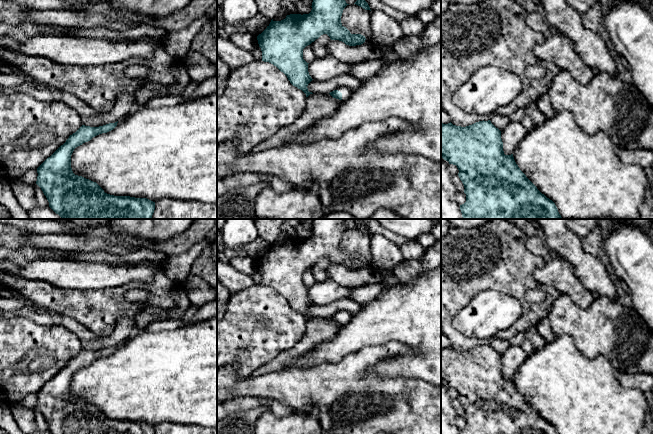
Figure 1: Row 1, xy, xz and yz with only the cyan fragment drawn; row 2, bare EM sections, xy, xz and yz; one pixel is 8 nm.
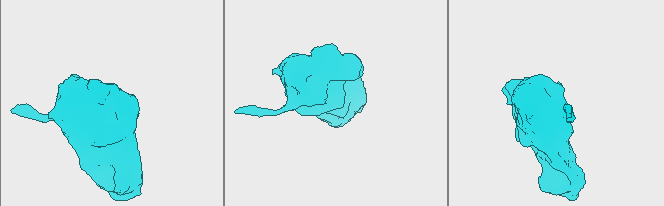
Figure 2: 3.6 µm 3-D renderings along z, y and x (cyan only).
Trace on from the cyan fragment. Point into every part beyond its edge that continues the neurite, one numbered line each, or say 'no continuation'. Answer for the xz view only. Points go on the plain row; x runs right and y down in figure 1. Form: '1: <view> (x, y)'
1: xz (346, 316)

